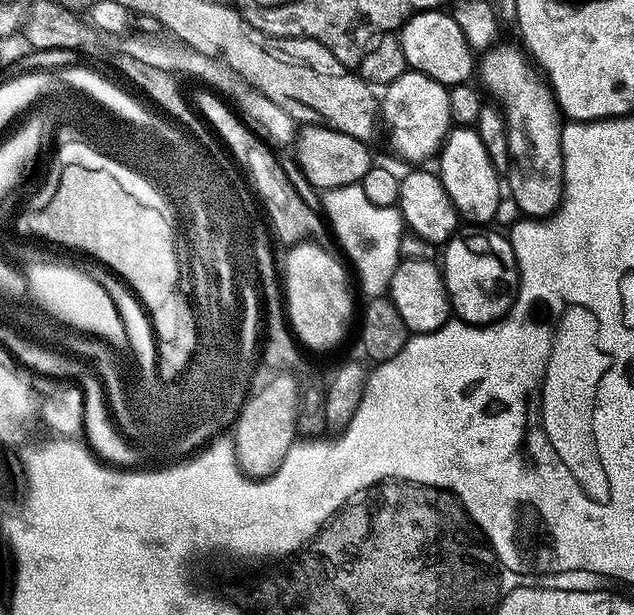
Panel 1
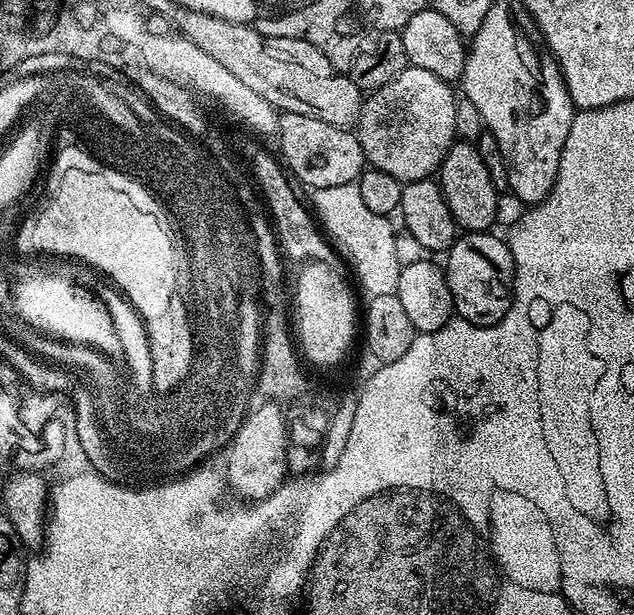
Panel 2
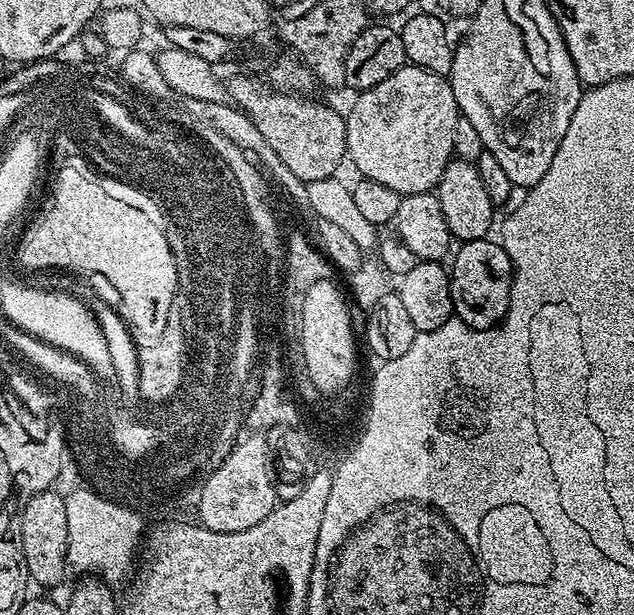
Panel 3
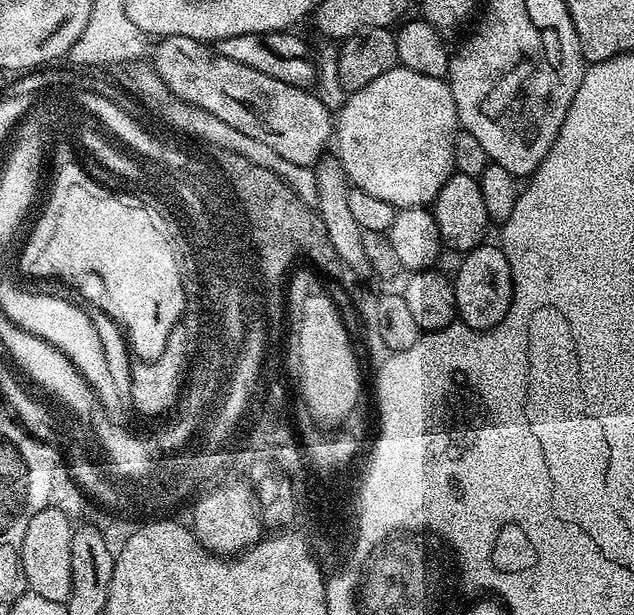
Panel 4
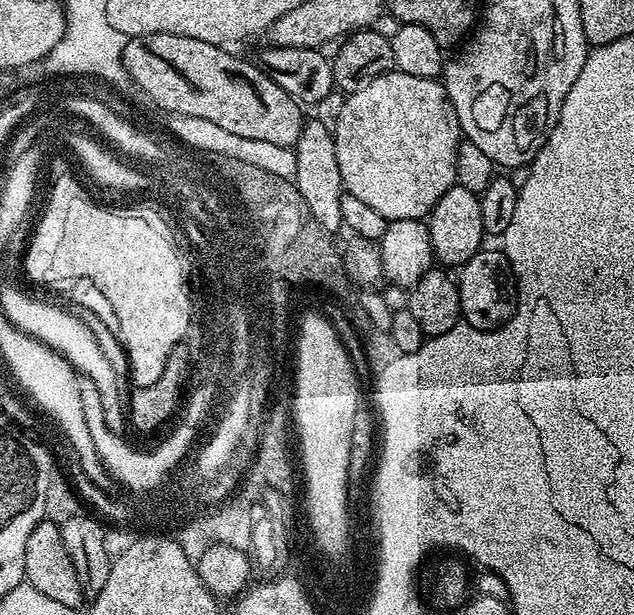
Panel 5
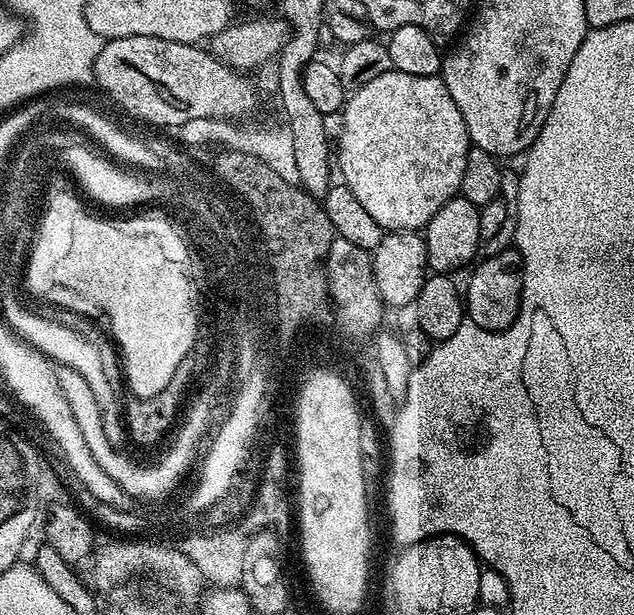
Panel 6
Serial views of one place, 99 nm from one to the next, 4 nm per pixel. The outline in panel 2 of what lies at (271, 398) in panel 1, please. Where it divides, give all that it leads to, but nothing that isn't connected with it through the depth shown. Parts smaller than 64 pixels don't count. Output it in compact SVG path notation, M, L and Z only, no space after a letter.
M269 408L256 415L245 419L244 430L240 439L228 447L226 461L228 461L228 472L226 471L226 484L237 497L246 502L264 500L271 492L276 491L285 483L286 475L290 472L288 465L288 425L285 423L283 411L271 412Z

